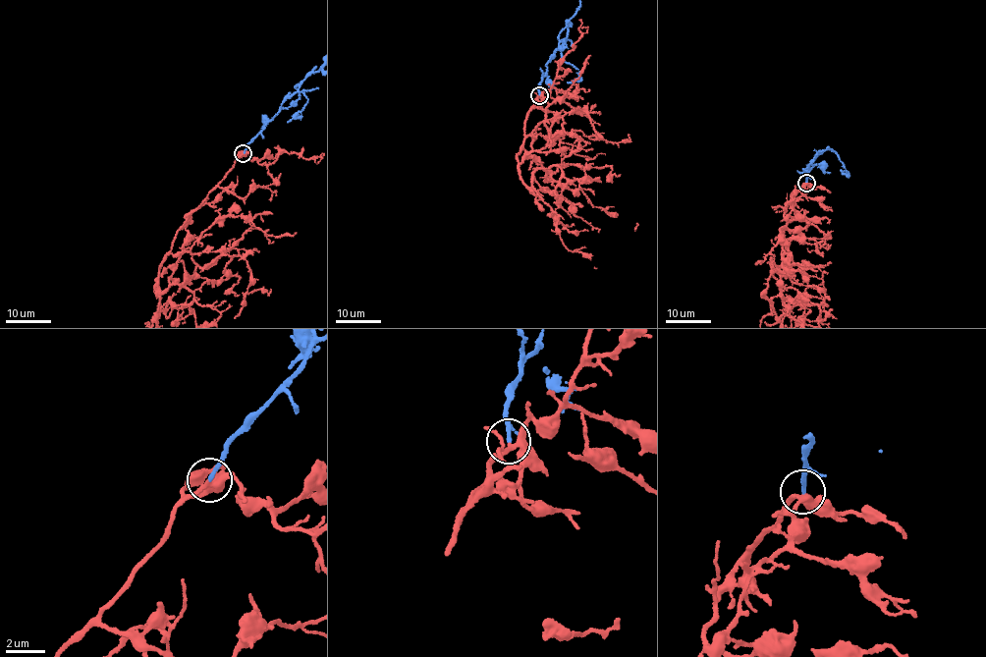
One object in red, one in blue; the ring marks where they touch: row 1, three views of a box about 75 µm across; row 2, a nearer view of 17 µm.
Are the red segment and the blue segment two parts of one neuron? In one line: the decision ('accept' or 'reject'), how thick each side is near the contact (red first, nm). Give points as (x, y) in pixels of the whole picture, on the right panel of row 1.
accept; calibres 260 and 190 nm

